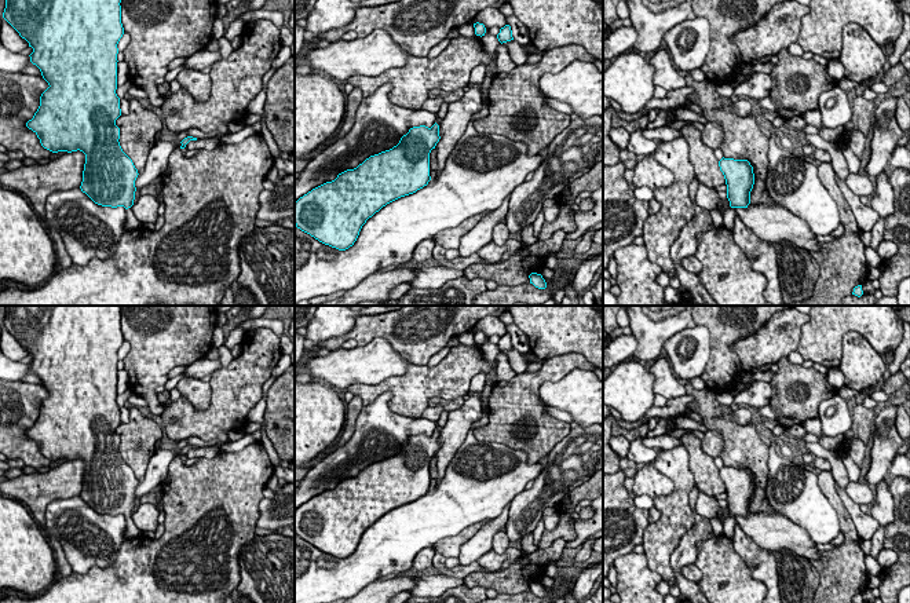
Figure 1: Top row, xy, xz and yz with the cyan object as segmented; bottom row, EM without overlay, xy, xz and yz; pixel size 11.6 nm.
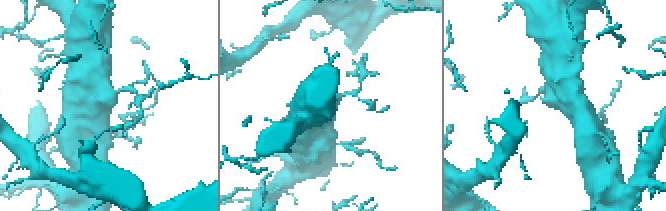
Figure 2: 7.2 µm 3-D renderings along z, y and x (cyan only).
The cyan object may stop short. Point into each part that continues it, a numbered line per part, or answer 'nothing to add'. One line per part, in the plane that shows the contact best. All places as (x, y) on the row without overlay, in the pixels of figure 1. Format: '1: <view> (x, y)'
1: xy (132, 532)

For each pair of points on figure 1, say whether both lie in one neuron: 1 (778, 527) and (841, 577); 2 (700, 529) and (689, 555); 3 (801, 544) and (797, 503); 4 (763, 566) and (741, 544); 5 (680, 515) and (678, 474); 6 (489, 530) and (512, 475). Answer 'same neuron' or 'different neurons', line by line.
1: different neurons
2: same neuron
3: different neurons
4: same neuron
5: same neuron
6: different neurons

